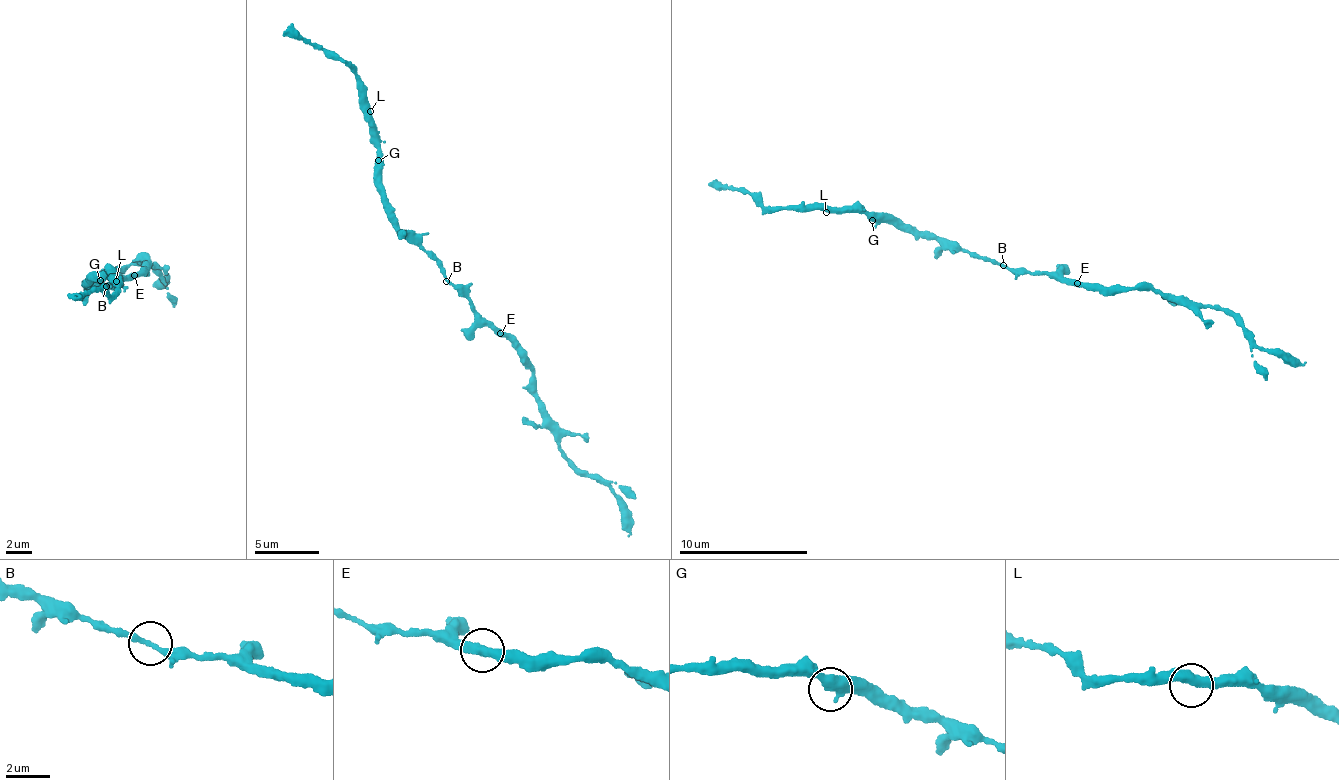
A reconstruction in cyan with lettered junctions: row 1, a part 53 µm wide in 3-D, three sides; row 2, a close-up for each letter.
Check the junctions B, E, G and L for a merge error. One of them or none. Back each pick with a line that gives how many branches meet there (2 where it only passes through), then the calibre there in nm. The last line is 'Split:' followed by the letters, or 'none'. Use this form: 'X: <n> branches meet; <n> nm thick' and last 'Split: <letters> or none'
Split: none

